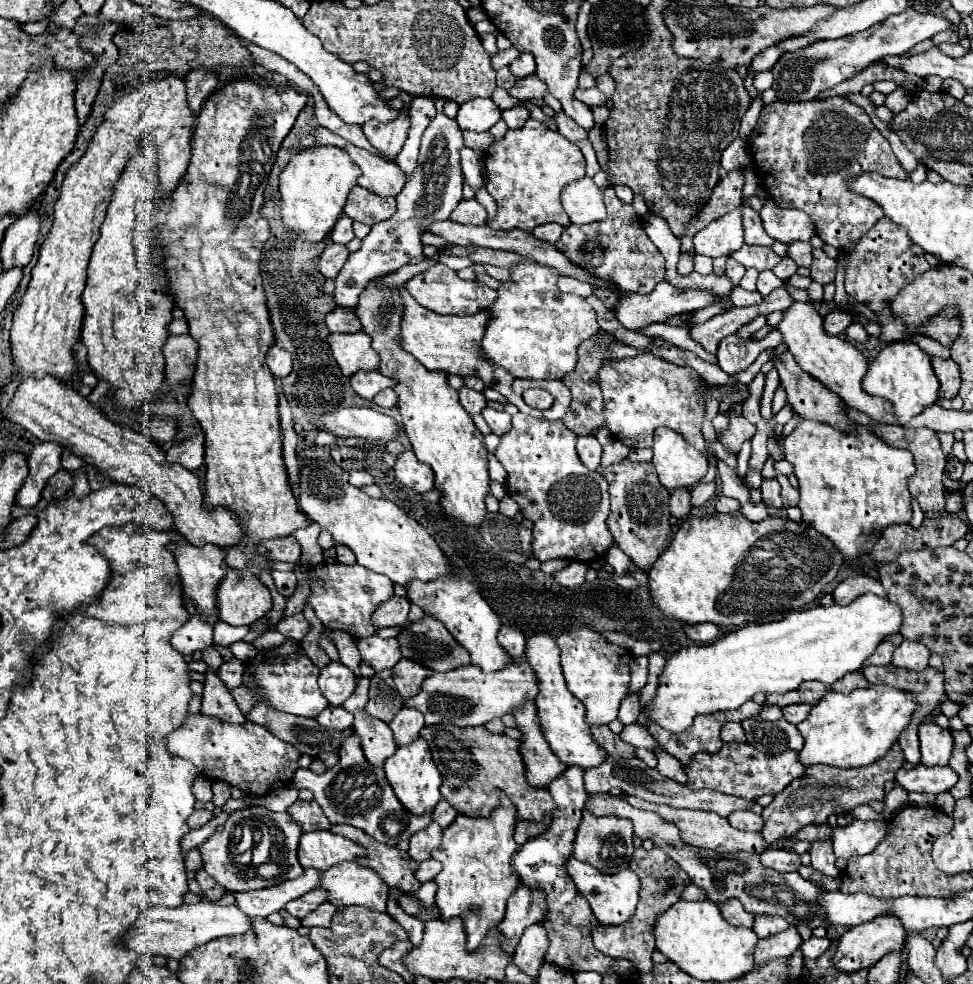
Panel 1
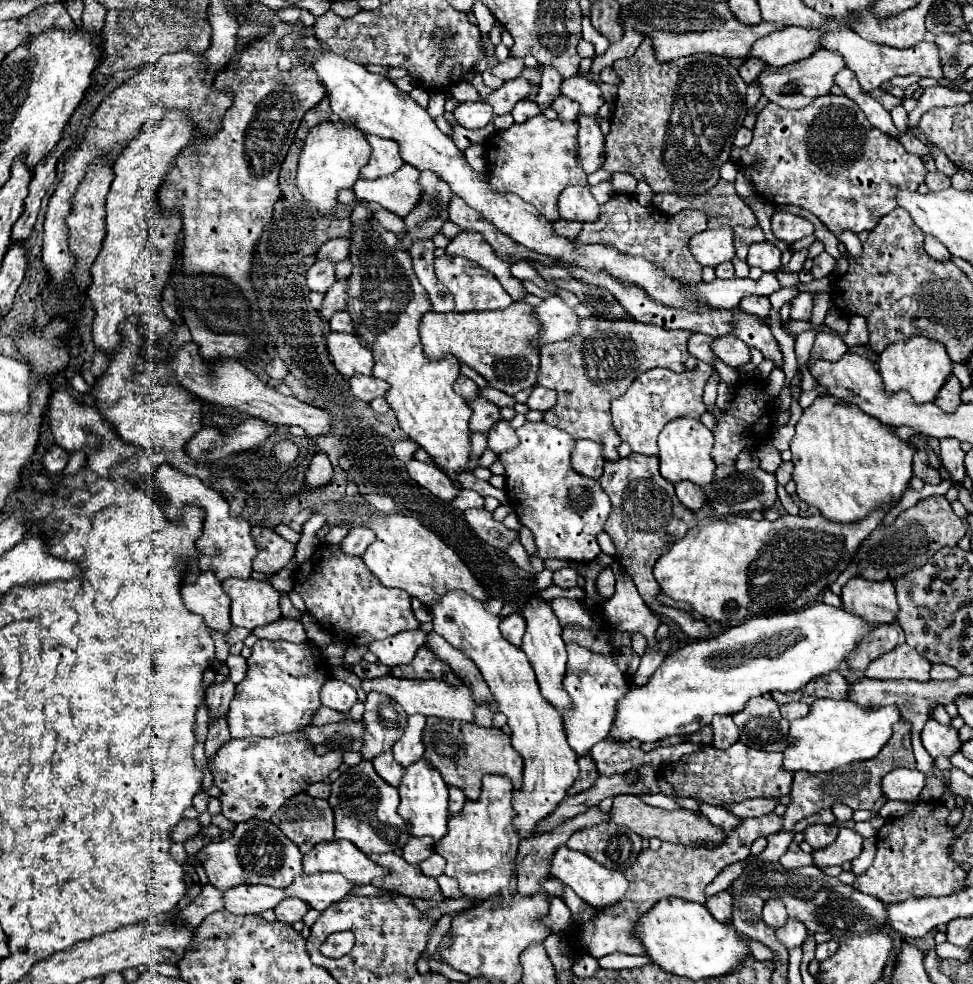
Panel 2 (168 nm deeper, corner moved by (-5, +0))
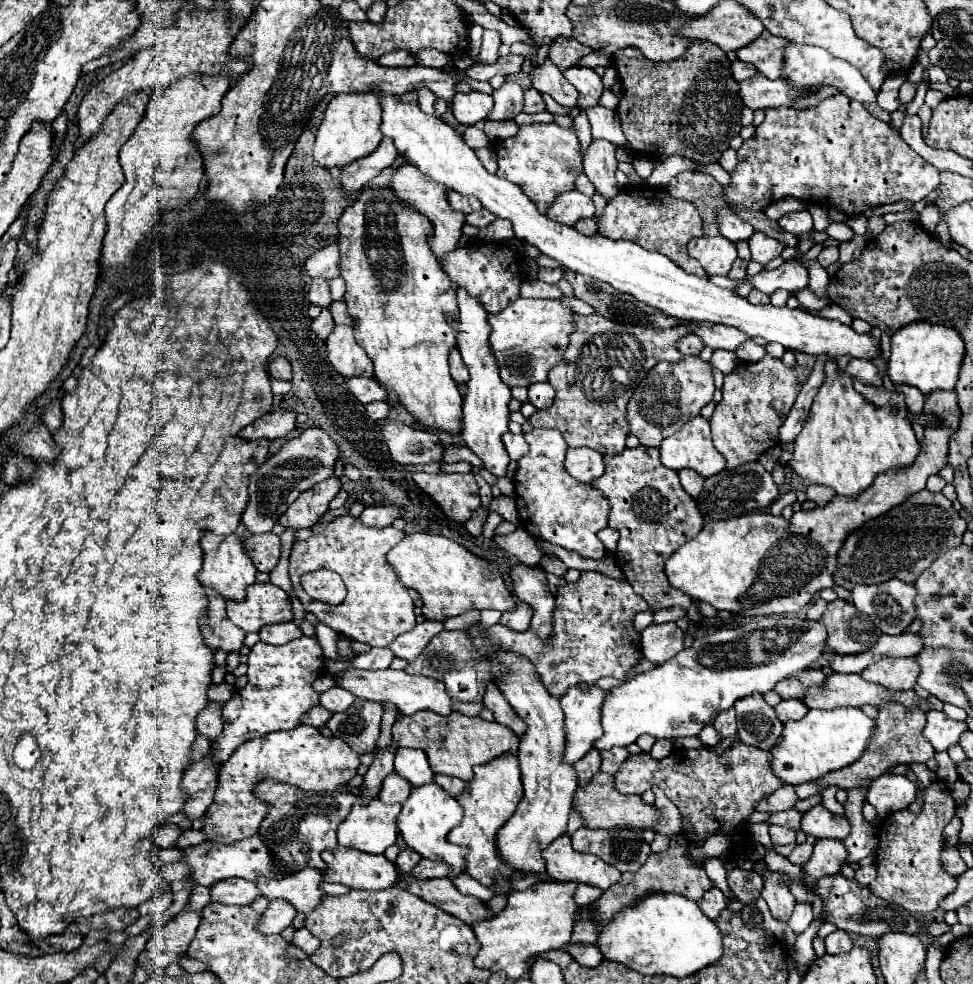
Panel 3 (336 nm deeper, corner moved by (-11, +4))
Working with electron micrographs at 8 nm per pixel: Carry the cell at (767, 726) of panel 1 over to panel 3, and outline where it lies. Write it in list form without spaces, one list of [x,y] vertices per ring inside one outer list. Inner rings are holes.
[[[754,692],[752,696],[744,696],[734,704],[738,718],[738,736],[744,744],[756,746],[760,750],[770,750],[782,734],[782,722],[776,720],[774,708],[768,706],[762,694]]]

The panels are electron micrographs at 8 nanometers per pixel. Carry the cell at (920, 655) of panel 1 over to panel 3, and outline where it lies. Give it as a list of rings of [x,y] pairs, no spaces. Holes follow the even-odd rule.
[[[914,656],[912,658],[890,658],[890,660],[870,664],[870,668],[864,668],[860,676],[872,684],[884,686],[886,690],[904,692],[916,684],[918,664],[914,662]]]

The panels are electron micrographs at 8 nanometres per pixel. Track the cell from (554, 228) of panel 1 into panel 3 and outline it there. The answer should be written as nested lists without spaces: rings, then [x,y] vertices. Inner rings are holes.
[[[584,218],[584,220],[578,220],[576,226],[574,226],[578,232],[582,232],[584,236],[594,236],[598,232],[598,226],[596,226],[596,220],[594,218]]]

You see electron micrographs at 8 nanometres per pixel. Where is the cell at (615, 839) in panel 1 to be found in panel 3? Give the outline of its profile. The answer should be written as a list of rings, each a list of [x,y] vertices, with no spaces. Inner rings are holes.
[[[580,828],[572,834],[572,848],[602,858],[620,872],[636,872],[650,856],[650,844],[642,838],[642,830],[588,830]]]

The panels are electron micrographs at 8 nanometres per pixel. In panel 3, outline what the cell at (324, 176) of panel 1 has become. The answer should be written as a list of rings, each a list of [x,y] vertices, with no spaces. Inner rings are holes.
[[[352,92],[352,94],[336,94],[322,118],[322,124],[316,132],[314,144],[314,160],[324,166],[346,166],[356,158],[364,158],[374,152],[382,140],[380,132],[382,120],[382,106],[380,106],[380,92]]]

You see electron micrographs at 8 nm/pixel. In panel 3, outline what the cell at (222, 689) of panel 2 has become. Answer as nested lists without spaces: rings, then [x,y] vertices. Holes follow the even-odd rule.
[[[210,702],[196,718],[196,732],[204,738],[216,738],[222,732],[222,718],[220,718],[222,704]]]

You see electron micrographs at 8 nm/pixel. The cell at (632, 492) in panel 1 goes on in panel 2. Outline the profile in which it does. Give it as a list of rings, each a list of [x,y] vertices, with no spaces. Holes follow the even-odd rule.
[[[630,454],[628,458],[620,458],[616,462],[608,460],[604,464],[600,482],[604,484],[604,490],[612,500],[612,512],[608,516],[604,532],[610,534],[610,538],[614,540],[616,560],[632,576],[644,602],[650,606],[652,612],[672,618],[690,638],[706,638],[710,634],[710,628],[704,620],[694,620],[686,610],[662,606],[656,602],[656,596],[660,592],[660,586],[652,576],[656,560],[670,548],[670,544],[678,542],[696,524],[694,512],[690,512],[680,504],[680,500],[676,500],[674,486],[660,476],[658,456]]]

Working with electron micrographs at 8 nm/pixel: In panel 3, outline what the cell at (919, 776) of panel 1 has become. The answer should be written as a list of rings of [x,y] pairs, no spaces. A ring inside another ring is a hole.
[[[882,774],[870,784],[866,802],[876,808],[880,818],[886,818],[892,812],[906,810],[914,802],[914,792],[914,784],[906,776]]]

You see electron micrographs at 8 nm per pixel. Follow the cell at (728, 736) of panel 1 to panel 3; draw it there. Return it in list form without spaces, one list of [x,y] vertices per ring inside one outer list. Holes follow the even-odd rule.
[[[734,708],[720,712],[714,720],[714,728],[720,732],[722,738],[730,738],[736,734],[736,716],[734,716]]]

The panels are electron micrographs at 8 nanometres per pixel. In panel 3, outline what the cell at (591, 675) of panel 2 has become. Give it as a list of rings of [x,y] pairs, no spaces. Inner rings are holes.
[[[574,686],[560,700],[566,732],[566,750],[562,760],[566,764],[578,762],[588,750],[592,750],[594,740],[602,736],[600,708],[604,698],[606,690],[594,686]]]

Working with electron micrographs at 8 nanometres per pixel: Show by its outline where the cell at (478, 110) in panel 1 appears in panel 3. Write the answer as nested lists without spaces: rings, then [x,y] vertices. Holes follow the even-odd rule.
[[[456,92],[454,102],[452,102],[452,114],[460,124],[474,126],[490,114],[492,104],[494,102],[492,102],[490,94],[482,94],[482,92],[462,94],[462,92]]]

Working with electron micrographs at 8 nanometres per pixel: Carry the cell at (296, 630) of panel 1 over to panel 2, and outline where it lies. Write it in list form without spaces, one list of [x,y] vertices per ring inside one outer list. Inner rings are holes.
[[[280,618],[272,624],[266,626],[258,626],[254,630],[254,634],[258,638],[266,638],[266,640],[288,640],[288,642],[306,642],[306,630],[304,624],[300,620],[288,620],[288,618]]]

